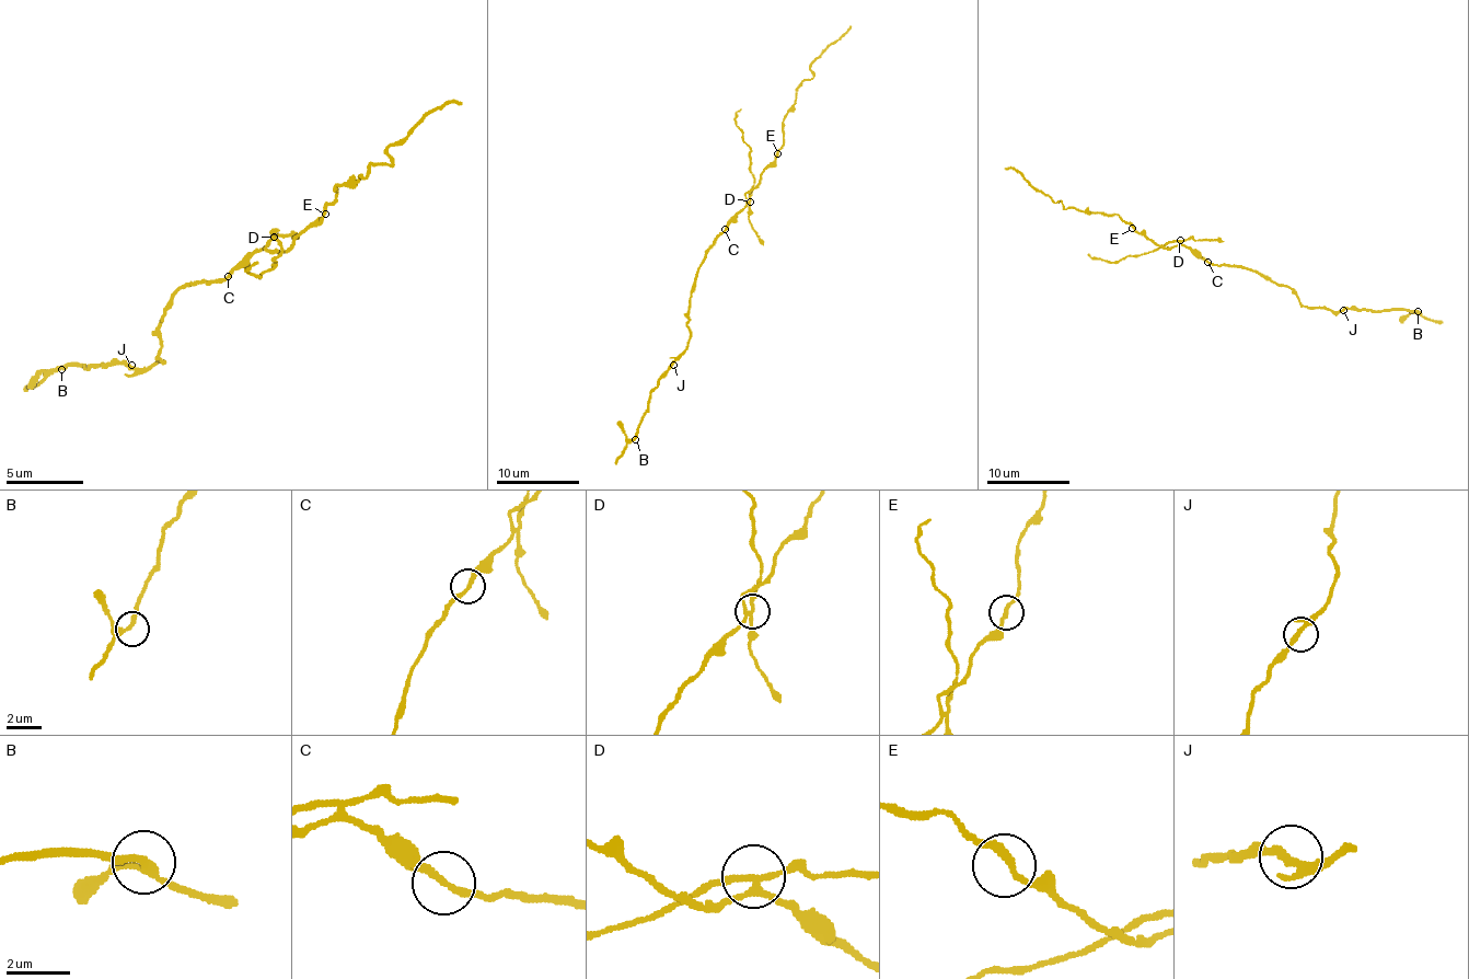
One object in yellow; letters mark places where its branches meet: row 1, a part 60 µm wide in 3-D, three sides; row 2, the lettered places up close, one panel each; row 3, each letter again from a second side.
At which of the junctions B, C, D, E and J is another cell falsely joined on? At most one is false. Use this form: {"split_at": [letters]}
{"split_at": ["D"]}

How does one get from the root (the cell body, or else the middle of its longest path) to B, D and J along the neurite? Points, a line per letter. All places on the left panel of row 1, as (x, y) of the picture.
B: (220, 279), (185, 284), (174, 296), (159, 330), (162, 361), (147, 369), (61, 369)
D: (220, 279), (240, 268), (275, 237)
J: (220, 279), (185, 284), (162, 314), (159, 330), (162, 361), (147, 369), (131, 365)

